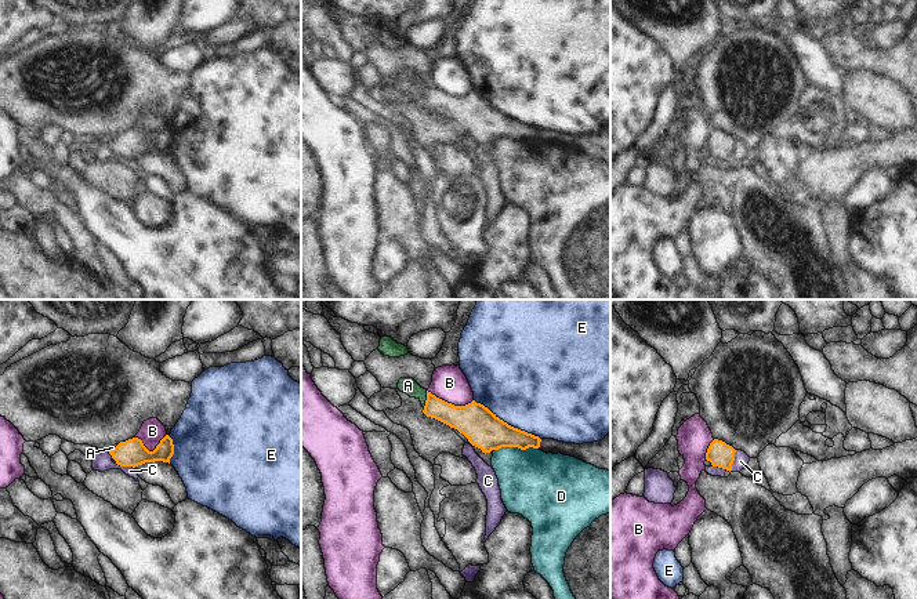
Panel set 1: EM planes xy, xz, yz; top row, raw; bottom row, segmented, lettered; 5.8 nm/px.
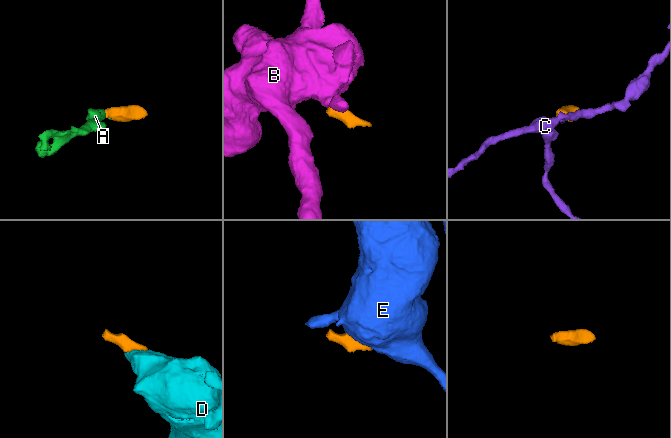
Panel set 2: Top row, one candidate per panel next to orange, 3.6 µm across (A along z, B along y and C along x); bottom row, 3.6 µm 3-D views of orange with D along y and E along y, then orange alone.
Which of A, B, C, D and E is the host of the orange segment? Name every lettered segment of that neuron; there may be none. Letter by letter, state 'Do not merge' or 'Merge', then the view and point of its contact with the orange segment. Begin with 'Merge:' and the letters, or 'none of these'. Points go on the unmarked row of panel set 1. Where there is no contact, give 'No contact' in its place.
Merge: A
A: Merge. Touches orange at xz (427, 90)
B: Do not merge. Touches orange at xz (450, 94)
C: Do not merge. Touches orange at yz (734, 151)
D: Do not merge. Touches orange at xz (515, 137)
E: Do not merge. Touches orange at xz (506, 113).

